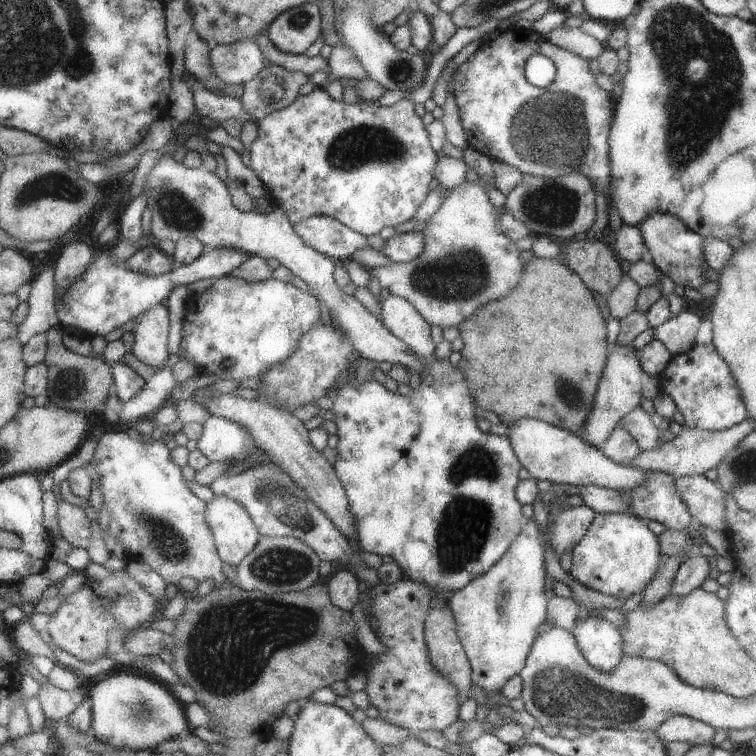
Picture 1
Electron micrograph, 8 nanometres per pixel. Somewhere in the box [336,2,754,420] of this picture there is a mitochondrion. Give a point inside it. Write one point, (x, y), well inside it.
(678, 34)

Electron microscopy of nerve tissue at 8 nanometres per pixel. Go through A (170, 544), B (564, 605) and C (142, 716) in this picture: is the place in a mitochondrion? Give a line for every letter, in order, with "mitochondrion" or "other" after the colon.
A: mitochondrion
B: other
C: mitochondrion

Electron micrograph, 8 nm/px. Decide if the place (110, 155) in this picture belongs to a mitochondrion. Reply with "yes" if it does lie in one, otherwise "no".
no

